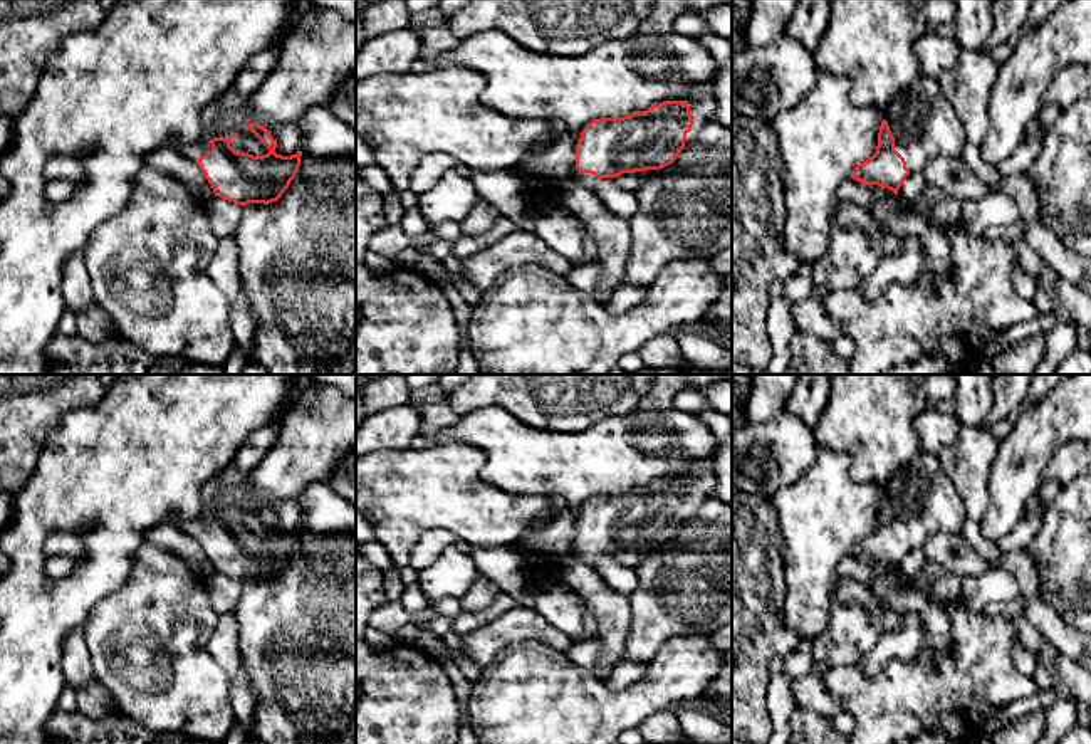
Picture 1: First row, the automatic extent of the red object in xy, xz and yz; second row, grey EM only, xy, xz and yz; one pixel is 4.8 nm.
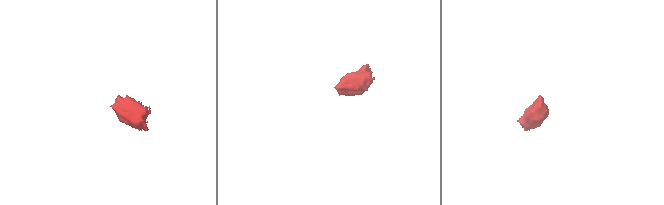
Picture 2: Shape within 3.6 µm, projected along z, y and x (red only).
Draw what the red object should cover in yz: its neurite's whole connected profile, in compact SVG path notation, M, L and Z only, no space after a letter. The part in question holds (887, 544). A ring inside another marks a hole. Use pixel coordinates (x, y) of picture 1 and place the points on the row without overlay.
M916 453L885 487L876 529L859 539L851 554L898 571L905 554L927 539L958 534L967 512L937 455Z

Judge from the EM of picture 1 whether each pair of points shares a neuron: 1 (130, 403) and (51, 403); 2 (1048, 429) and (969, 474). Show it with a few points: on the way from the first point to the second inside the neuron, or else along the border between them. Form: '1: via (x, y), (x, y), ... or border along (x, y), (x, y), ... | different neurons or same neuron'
1: border along (108, 392), (94, 405), (73, 408), (61, 422) | different neurons
2: border along (999, 444), (987, 479), (987, 497) | different neurons

